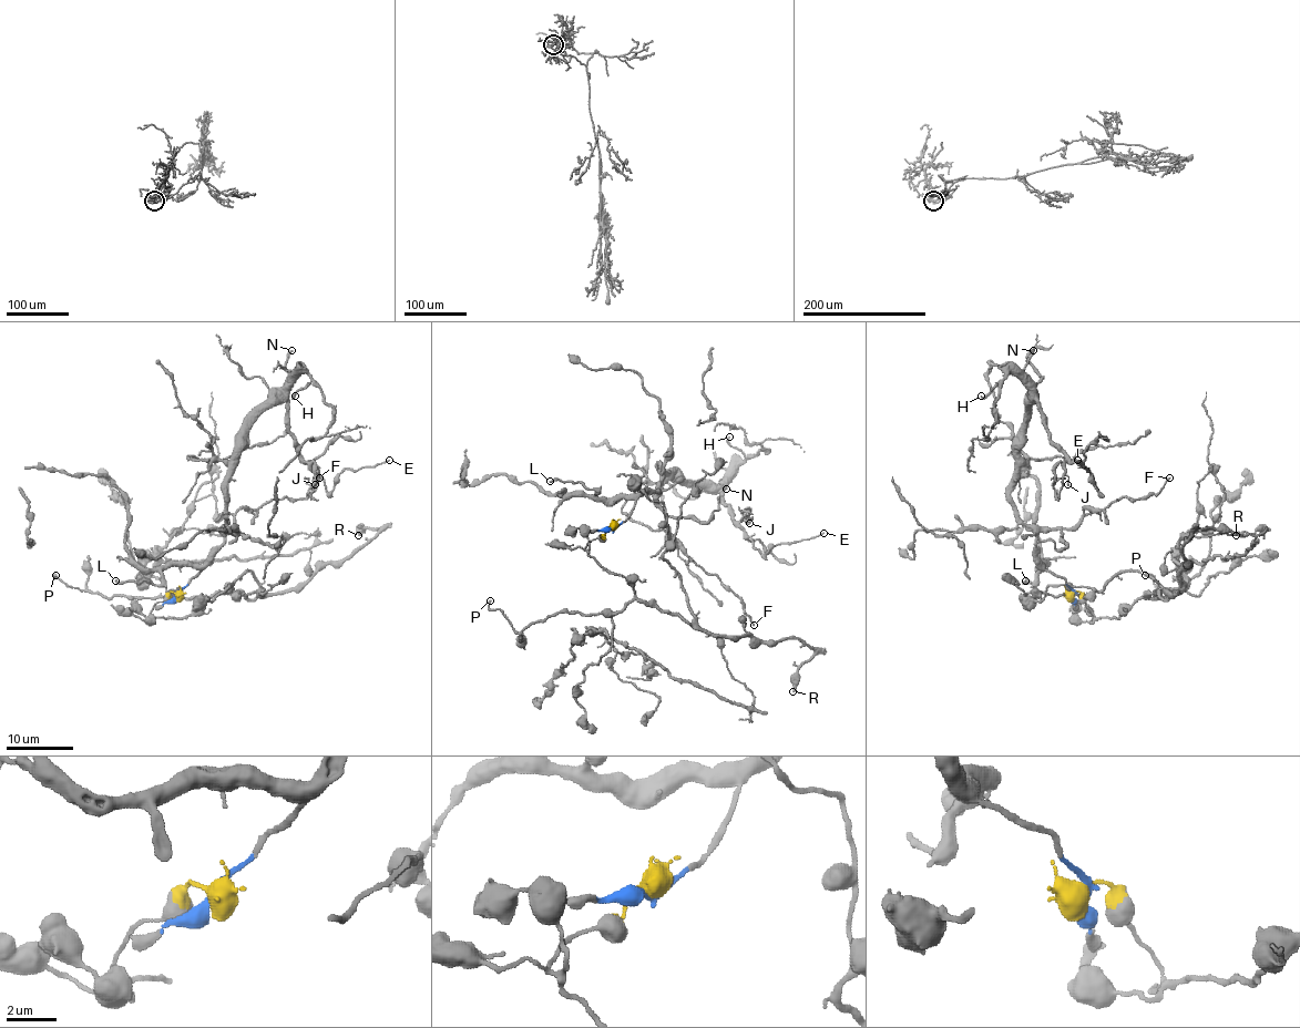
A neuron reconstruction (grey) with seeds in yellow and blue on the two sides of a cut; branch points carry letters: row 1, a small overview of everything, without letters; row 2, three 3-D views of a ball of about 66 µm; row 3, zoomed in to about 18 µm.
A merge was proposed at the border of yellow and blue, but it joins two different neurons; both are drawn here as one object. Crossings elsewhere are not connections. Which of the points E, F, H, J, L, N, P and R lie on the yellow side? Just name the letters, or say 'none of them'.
P, R

